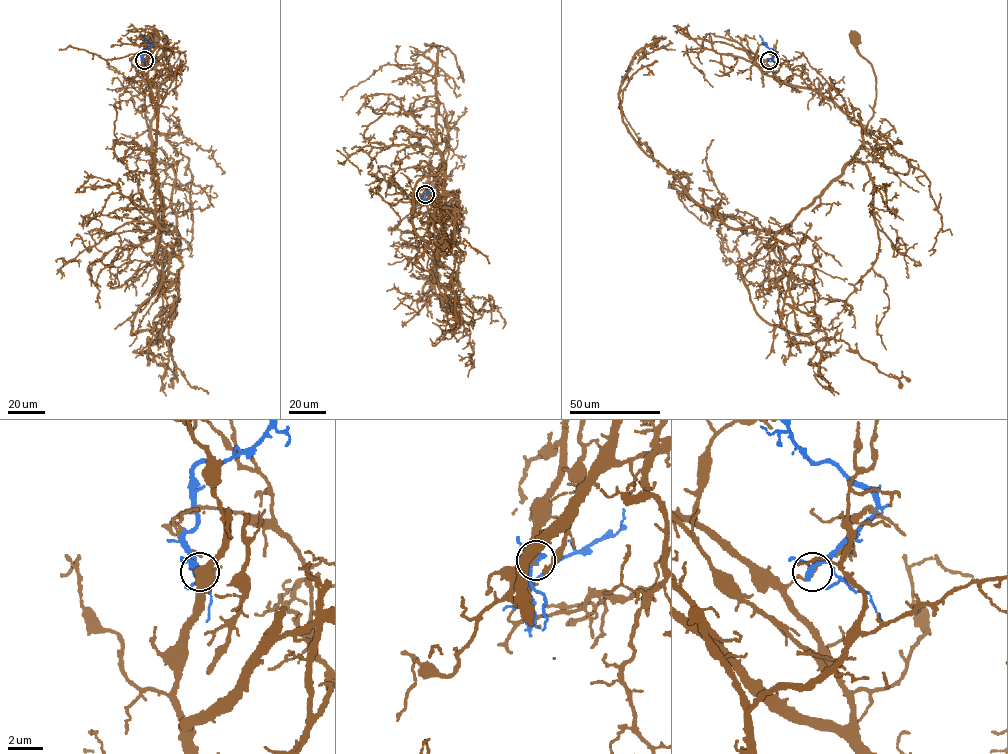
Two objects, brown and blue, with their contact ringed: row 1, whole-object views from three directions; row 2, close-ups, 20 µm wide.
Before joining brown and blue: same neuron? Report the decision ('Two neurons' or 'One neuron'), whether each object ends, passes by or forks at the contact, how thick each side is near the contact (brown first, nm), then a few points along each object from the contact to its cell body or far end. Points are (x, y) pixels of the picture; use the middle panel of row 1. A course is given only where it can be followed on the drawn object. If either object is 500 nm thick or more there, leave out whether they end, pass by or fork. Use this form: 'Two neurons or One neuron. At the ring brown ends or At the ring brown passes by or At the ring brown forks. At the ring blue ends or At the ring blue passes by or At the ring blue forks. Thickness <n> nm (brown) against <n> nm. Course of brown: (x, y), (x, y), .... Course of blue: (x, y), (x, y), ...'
Two neurons. At the ring brown ends. At the ring blue passes by. Thickness 200 nm (brown) against 360 nm. Course of brown: (425, 194), (422, 197), (437, 234), (438, 265), (426, 299), (429, 301), (418, 299), (423, 286), (434, 280). Course of blue: (425, 194), (424, 200), (424, 197), (432, 191), (422, 184)

